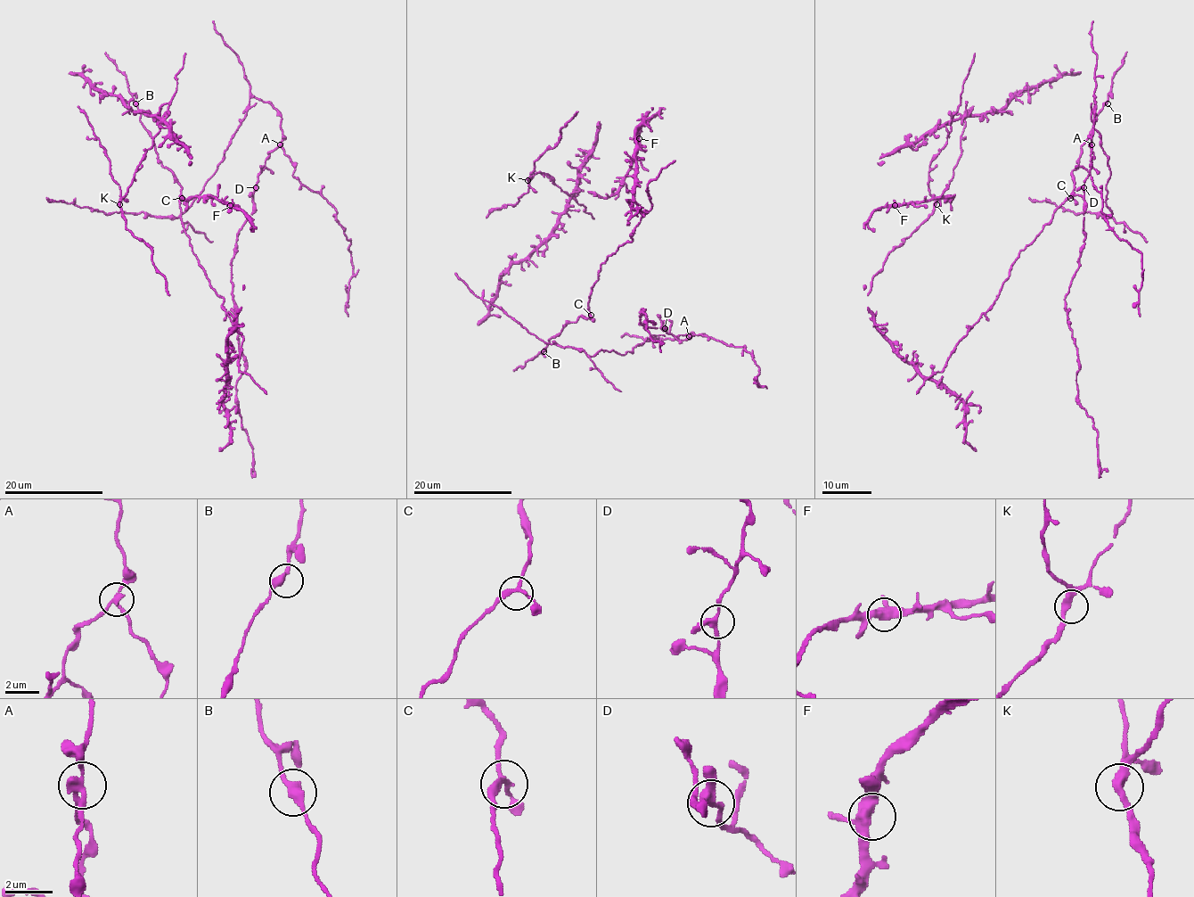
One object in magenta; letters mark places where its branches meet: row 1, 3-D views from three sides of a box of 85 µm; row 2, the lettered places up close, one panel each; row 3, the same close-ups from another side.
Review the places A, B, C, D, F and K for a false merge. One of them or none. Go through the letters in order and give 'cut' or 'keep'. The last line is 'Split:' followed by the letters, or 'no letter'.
A: cut
B: keep
C: keep
D: keep
F: keep
K: keep
Split: A

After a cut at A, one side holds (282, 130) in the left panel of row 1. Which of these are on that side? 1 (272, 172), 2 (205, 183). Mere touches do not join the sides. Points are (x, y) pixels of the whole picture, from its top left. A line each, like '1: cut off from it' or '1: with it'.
1: cut off from it
2: with it

